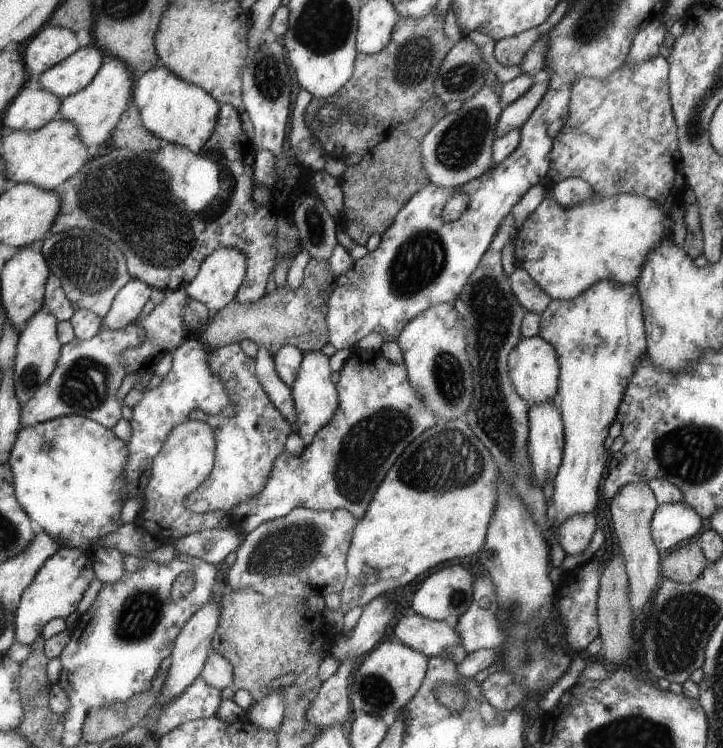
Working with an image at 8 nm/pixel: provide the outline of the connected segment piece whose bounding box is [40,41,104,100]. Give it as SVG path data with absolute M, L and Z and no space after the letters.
M92 41L85 42L76 53L40 75L42 89L52 91L64 100L85 89L97 76L102 62L104 62L102 49L96 48Z

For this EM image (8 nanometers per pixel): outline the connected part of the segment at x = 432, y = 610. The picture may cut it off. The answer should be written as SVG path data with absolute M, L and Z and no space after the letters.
M460 564L444 566L422 582L412 598L411 607L416 615L435 621L446 621L454 627L457 620L469 610L470 604L473 604L474 584L474 576Z

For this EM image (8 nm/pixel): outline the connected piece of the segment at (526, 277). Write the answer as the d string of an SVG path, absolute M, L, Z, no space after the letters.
M515 268L515 272L509 278L511 290L516 300L526 310L541 315L552 300L540 285L528 274L527 270Z

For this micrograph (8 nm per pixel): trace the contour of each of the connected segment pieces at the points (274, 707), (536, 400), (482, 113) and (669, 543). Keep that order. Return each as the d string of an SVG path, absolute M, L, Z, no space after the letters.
M281 688L271 690L269 696L260 702L254 703L246 710L246 717L258 730L277 732L283 723L285 704Z
M540 336L521 340L509 354L510 378L516 392L524 399L529 407L544 403L557 403L561 365L554 346Z
M490 88L489 91L481 92L480 90L474 97L465 101L458 111L444 115L444 118L438 121L426 136L423 136L420 143L423 165L429 174L430 182L437 187L458 188L482 177L492 169L494 162L493 142L497 137L497 121L500 120L502 112L504 112L504 104L501 102L500 94Z
M684 501L662 503L653 514L651 534L662 552L672 550L678 542L700 534L704 522L698 512Z

